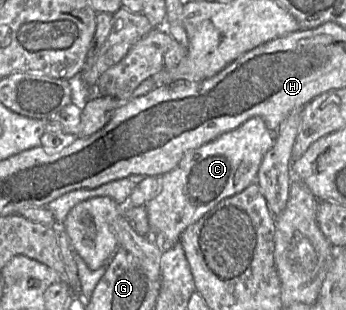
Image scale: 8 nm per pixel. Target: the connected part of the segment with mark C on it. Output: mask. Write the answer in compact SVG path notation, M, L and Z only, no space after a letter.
M254 117L189 151L175 169L160 177L159 193L145 205L154 241L162 249L175 245L186 228L220 201L256 183L261 161L274 142L275 135L266 127L263 119Z

